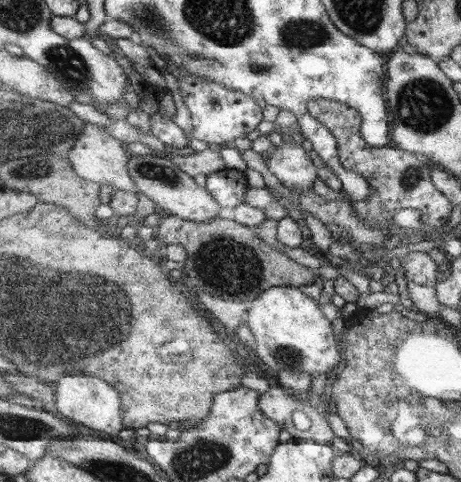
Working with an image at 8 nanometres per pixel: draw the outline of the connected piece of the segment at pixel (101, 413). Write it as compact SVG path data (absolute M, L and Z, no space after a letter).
M75 373L59 379L55 384L57 390L57 400L54 409L60 416L69 418L78 426L87 426L93 430L106 432L112 437L116 437L118 432L126 428L122 410L122 393L114 385L99 377L87 376L85 373Z

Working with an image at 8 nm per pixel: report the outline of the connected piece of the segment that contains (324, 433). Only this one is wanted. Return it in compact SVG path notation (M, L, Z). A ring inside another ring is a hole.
M281 384L271 387L259 400L263 415L278 421L294 440L331 444L335 432L327 421L327 411L311 408L309 400L295 400Z

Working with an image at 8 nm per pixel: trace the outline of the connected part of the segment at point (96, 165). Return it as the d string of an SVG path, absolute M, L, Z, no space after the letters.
M87 123L79 140L75 142L65 157L72 162L75 172L83 178L137 194L139 193L138 186L128 167L130 155L125 144L121 140L113 138L111 131L104 129L101 125Z

